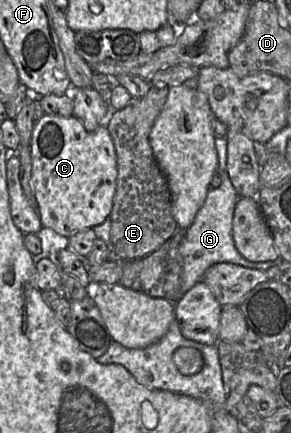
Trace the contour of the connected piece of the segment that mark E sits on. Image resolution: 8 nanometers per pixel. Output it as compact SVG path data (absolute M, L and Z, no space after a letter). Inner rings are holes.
M152 85L145 96L141 98L132 97L123 109L111 110L108 131L115 146L118 176L113 208L110 214L111 231L108 244L108 261L143 258L159 249L178 229L172 215L171 193L168 182L155 160L149 140L152 127L163 109L168 93L169 86L157 87Z

